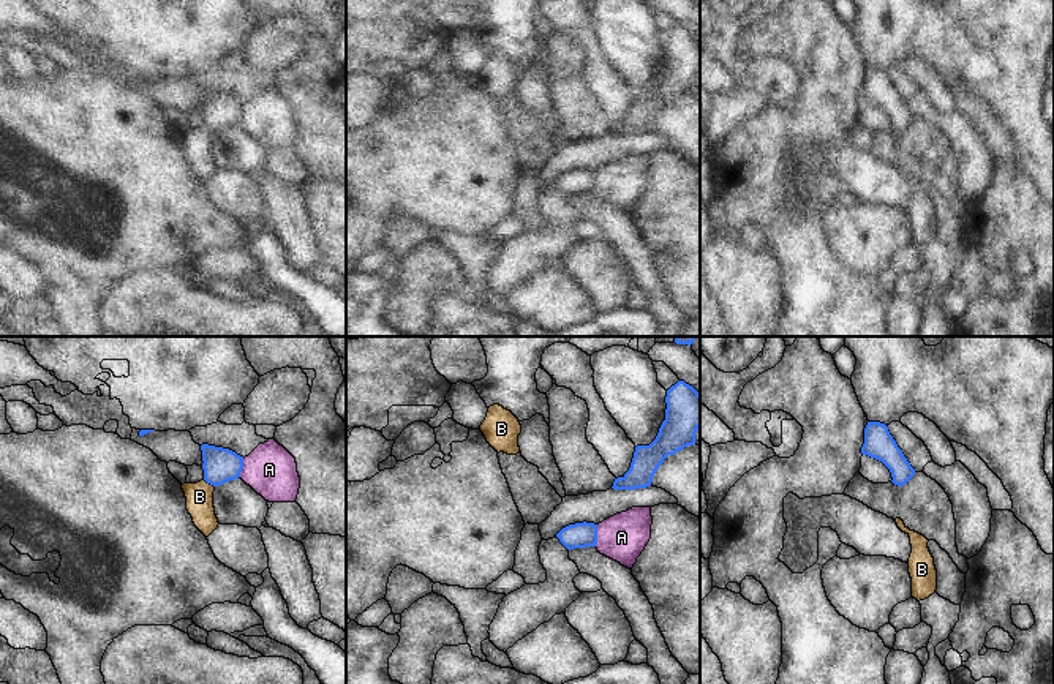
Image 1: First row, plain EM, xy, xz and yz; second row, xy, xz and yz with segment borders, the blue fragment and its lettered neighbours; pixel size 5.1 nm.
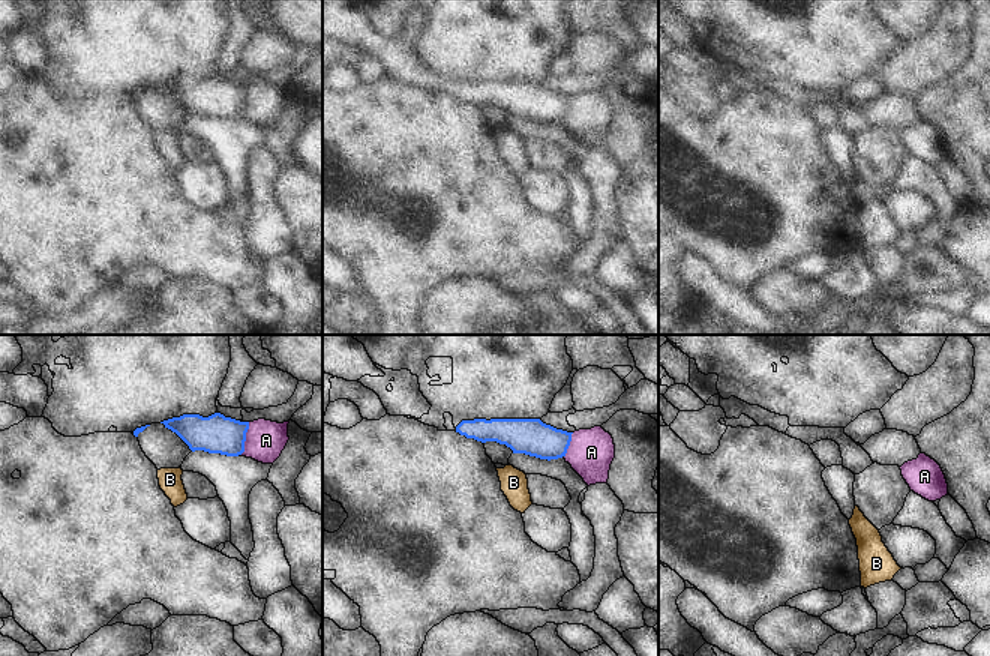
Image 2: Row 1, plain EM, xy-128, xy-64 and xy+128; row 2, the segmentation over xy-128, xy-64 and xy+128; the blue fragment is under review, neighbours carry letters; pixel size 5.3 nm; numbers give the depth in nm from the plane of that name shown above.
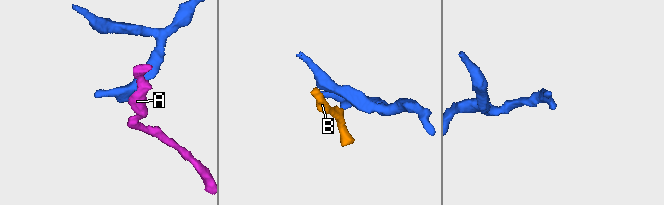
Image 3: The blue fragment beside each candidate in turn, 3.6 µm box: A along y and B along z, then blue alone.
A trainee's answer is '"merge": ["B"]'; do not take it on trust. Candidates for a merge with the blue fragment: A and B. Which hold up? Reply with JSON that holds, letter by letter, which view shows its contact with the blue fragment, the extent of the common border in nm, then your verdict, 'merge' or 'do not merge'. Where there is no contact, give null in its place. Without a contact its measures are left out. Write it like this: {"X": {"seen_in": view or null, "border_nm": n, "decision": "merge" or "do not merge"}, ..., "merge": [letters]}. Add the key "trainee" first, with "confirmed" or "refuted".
{"trainee": "confirmed", "A": {"seen_in": "xz", "border_nm": 110, "decision": "do not merge"}, "B": {"seen_in": "xy", "border_nm": 70, "decision": "merge"}, "merge": ["B"]}

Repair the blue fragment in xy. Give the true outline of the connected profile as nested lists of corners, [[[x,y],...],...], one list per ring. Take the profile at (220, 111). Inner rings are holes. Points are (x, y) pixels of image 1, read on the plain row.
[[[201,92],[204,125],[198,130],[183,130],[186,156],[194,172],[209,183],[218,174],[213,153],[213,137],[218,131],[240,123],[243,103],[223,93]]]

